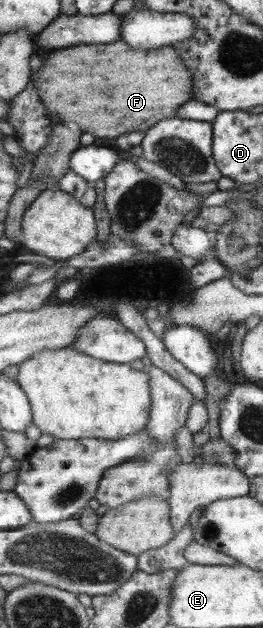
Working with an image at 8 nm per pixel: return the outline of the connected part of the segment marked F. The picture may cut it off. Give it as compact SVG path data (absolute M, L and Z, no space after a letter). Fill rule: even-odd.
M123 40L109 44L79 44L51 52L43 65L32 72L31 84L38 89L43 105L57 113L67 125L77 123L79 129L98 138L117 139L125 133L146 132L158 121L175 117L180 108L191 100L195 77L184 62L177 48L165 46L159 49L137 51Z

